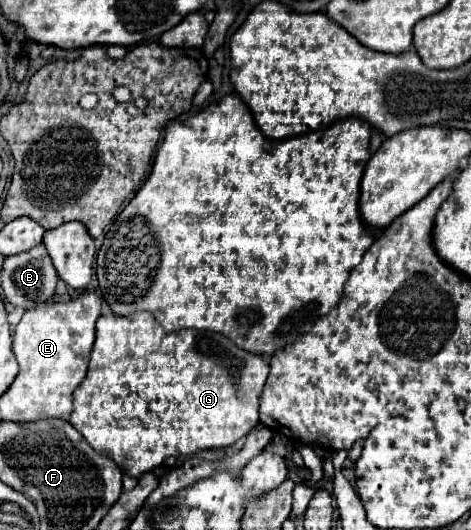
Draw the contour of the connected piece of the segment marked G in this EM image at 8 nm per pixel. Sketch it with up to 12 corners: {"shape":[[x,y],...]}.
{"shape":[[102,315],[70,423],[122,473],[234,445],[270,365]]}

